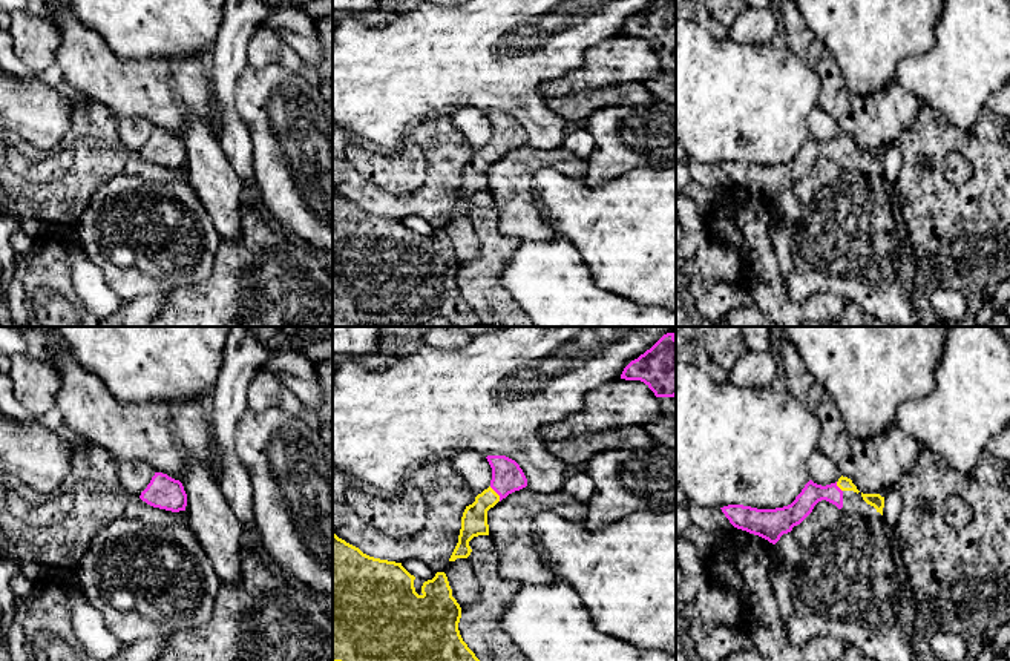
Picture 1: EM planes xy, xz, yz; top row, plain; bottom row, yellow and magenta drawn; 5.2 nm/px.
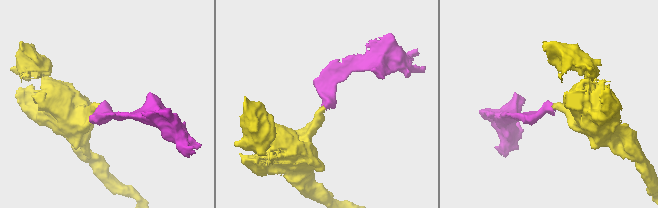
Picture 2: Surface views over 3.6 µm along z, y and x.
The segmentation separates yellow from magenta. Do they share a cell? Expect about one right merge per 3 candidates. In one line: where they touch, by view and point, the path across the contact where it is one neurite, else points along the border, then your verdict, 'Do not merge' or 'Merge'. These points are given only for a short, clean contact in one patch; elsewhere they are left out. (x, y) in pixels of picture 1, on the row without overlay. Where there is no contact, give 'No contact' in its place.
Touches yellow at xz (497, 151). Path across: xz (474, 178), (477, 167), (497, 151), (508, 134). Merge

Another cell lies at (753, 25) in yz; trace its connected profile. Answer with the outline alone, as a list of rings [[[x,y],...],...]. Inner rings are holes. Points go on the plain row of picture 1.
[[[745,8],[728,26],[734,43],[768,44],[782,32],[782,25],[771,8]]]

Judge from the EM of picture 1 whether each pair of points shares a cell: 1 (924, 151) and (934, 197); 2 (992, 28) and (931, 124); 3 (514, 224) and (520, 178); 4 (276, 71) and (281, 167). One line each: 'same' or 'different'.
1: same
2: different
3: same
4: same

